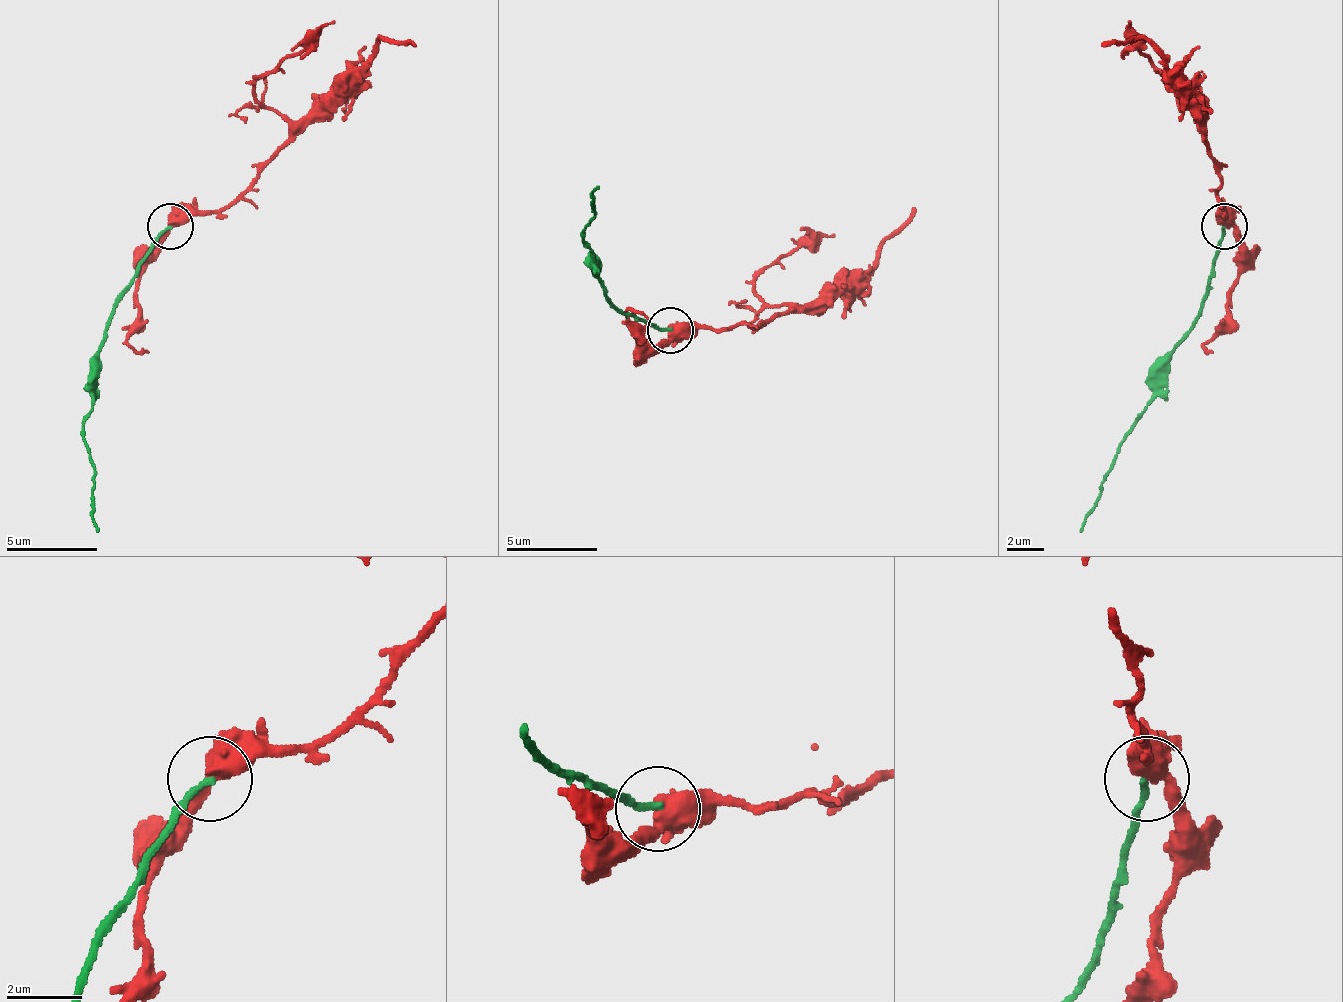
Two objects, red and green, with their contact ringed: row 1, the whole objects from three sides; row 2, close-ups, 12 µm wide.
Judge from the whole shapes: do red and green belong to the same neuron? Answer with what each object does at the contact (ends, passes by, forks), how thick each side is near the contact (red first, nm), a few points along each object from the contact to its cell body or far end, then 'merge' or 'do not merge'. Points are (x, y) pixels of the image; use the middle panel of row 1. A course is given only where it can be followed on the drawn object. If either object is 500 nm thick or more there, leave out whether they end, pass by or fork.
500 nm thick on the red side, 180 nm on the other; red runs (671, 329), (717, 329), (817, 311), (881, 247), (913, 206); green runs (671, 329), (625, 315), (598, 279), (584, 233), (598, 187); do not merge

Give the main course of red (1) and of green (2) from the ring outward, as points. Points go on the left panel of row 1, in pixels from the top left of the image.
1: (171, 225), (217, 216), (317, 111), (381, 38), (413, 47)
2: (171, 225), (125, 294), (98, 353), (98, 385), (84, 435), (98, 531)

